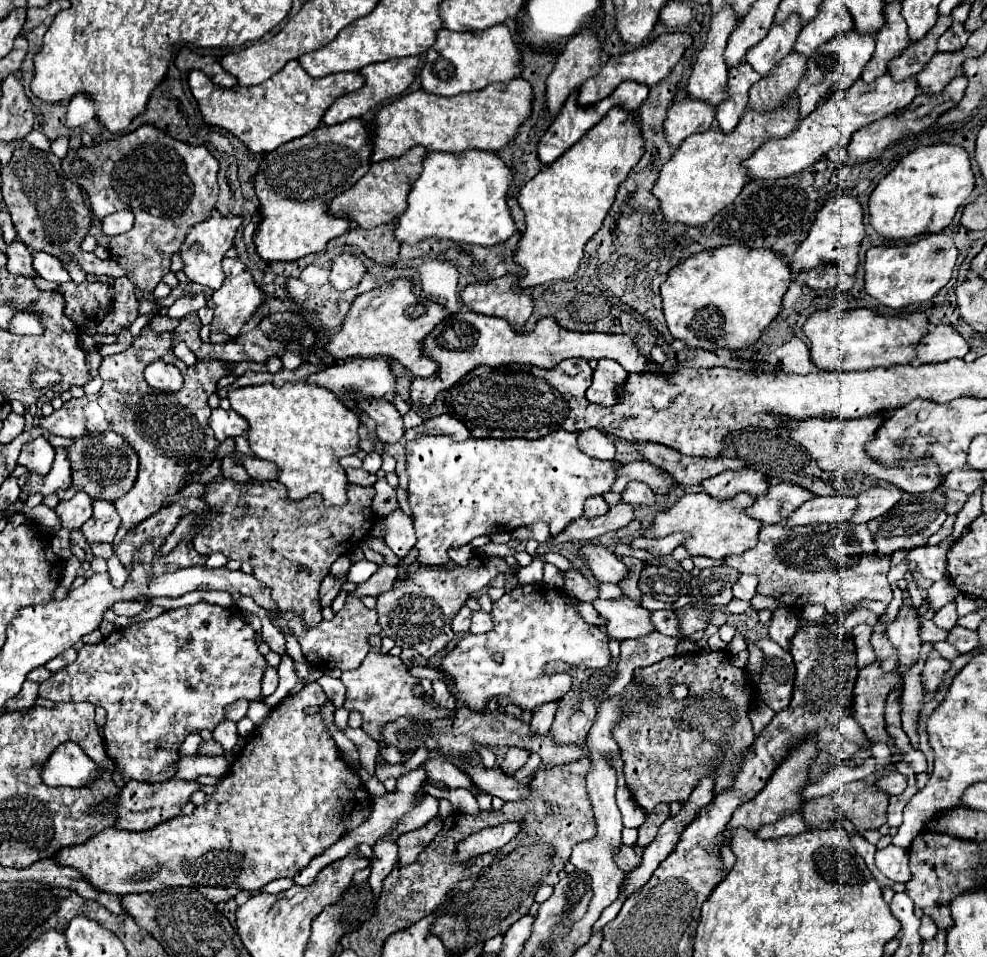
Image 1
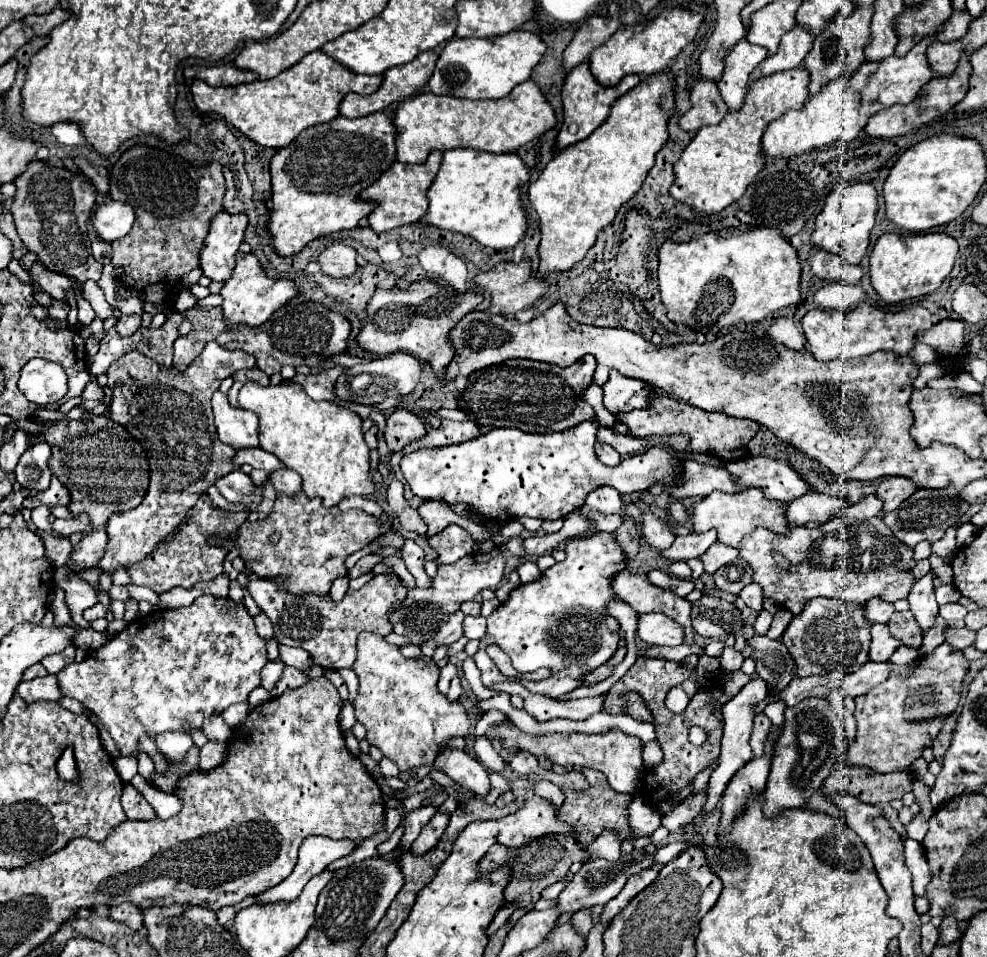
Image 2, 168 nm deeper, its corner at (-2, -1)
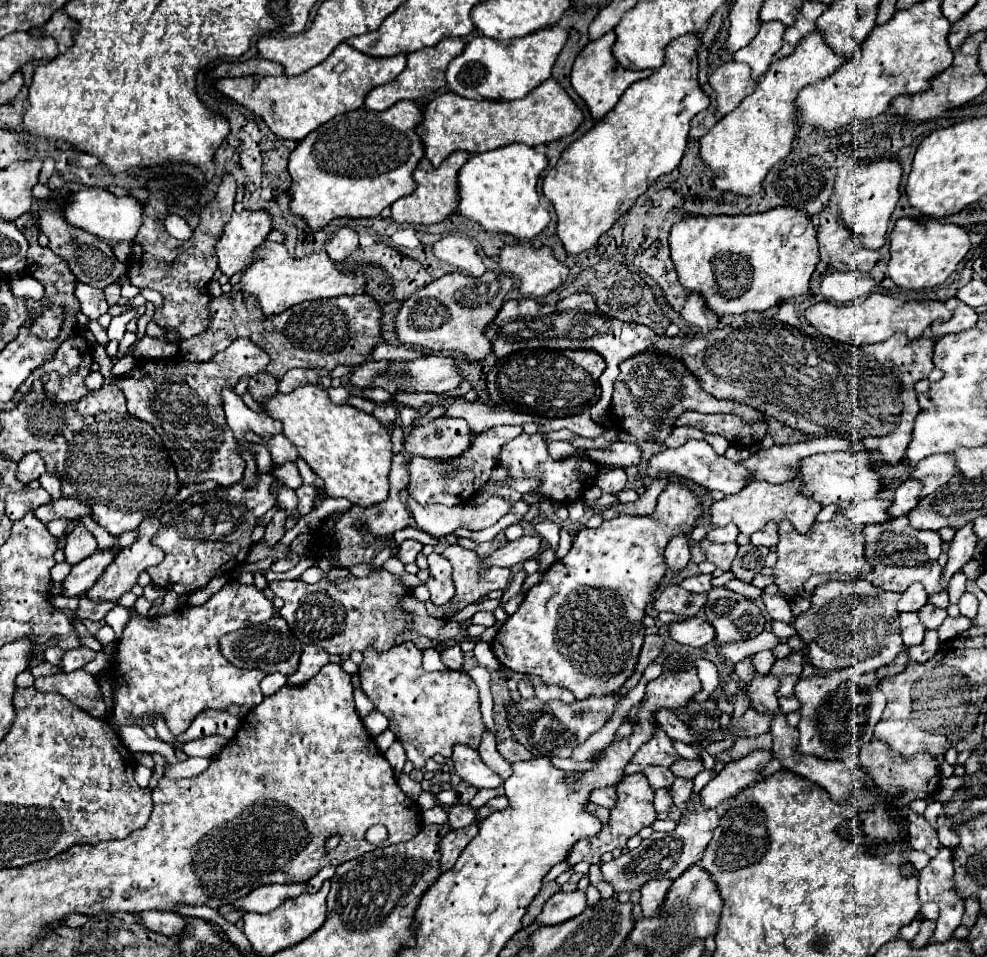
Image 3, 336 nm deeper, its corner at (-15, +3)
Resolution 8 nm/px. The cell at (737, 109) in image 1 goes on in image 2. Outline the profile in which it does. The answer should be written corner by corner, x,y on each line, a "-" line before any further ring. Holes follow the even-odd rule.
739,40
725,58
725,70
719,80
719,92
731,112
737,112
745,102
751,72
767,58
767,50

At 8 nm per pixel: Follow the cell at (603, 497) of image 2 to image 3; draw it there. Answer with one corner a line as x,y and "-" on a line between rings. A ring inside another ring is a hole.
606,464
602,468
604,468
604,472
600,472
600,476
596,476
596,486
602,488
602,492
608,492
608,494
616,496
620,490
624,490
626,470
618,468
618,466
612,466
612,464

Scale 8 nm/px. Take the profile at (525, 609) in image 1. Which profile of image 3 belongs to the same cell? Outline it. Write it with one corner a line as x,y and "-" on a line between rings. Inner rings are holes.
668,482
666,488
662,490
662,494
658,496
656,500
656,508
652,514
648,516
616,516
612,520
606,520
600,524
600,528
594,528
594,530
582,530
578,534
578,538
574,540
572,544
572,552
568,552
564,558
556,560
542,576
542,582
536,584
524,598
524,602
520,604
520,608
502,624
502,628
498,630
496,638
492,640
492,650
494,654
498,656
500,664
504,664
506,668
514,670
514,672
520,672
520,674
534,674
534,676
540,676
546,684
558,684
558,686
566,686
568,690
574,692
576,700
584,700
588,696
608,696
612,692
616,692
620,686
624,686
624,682
634,674
634,668
636,668
636,662
638,662
638,654
642,650
642,644
644,644
644,610
646,606
654,600
654,594
666,574
666,564
664,564
664,548
668,544
668,540
672,536
686,536
688,532
694,530
696,522
704,516
704,508
702,508
702,498
692,492
686,484
682,482

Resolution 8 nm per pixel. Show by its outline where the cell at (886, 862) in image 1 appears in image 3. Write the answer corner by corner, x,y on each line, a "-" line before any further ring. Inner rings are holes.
940,848
940,854
930,860
930,864
920,872
918,896
922,902
936,902
940,908
940,918
936,920
934,940
948,940
962,922
964,898
958,896
954,884
952,852

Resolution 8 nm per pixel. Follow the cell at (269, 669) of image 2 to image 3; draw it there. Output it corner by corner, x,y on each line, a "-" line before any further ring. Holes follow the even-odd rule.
268,674
268,676
264,676
264,680
262,680
262,684
260,684
260,688
262,688
262,694
264,696
272,696
272,694
276,694
282,686
286,686
286,676
284,674

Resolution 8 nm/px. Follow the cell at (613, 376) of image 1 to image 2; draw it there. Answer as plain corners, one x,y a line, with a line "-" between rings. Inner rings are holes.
611,370
609,380
603,384
603,392
605,392
603,404
611,414
647,408
649,398
653,394
649,384
643,384
641,380
631,380
629,376
623,376
621,372
615,370

